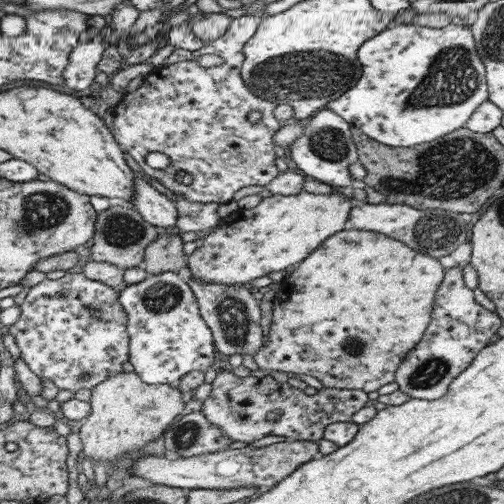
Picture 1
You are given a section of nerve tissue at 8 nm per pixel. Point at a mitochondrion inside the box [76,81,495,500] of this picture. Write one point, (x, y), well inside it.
(434, 231)

